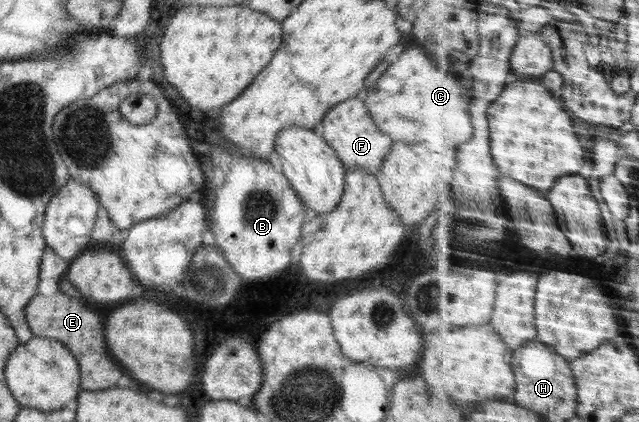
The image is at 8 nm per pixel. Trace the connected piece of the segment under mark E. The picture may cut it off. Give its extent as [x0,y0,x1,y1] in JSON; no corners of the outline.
[25,290,124,390]

